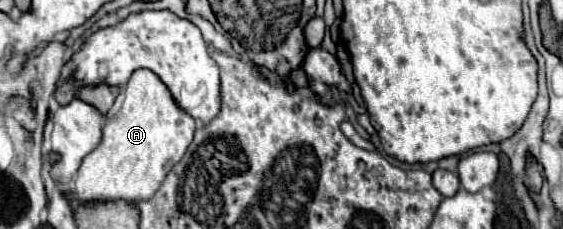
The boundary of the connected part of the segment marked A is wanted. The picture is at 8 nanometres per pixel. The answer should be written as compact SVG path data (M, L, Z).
M136 70L109 110L100 144L76 172L78 202L90 200L148 200L160 182L188 150L196 120L174 104L170 90L152 70Z

